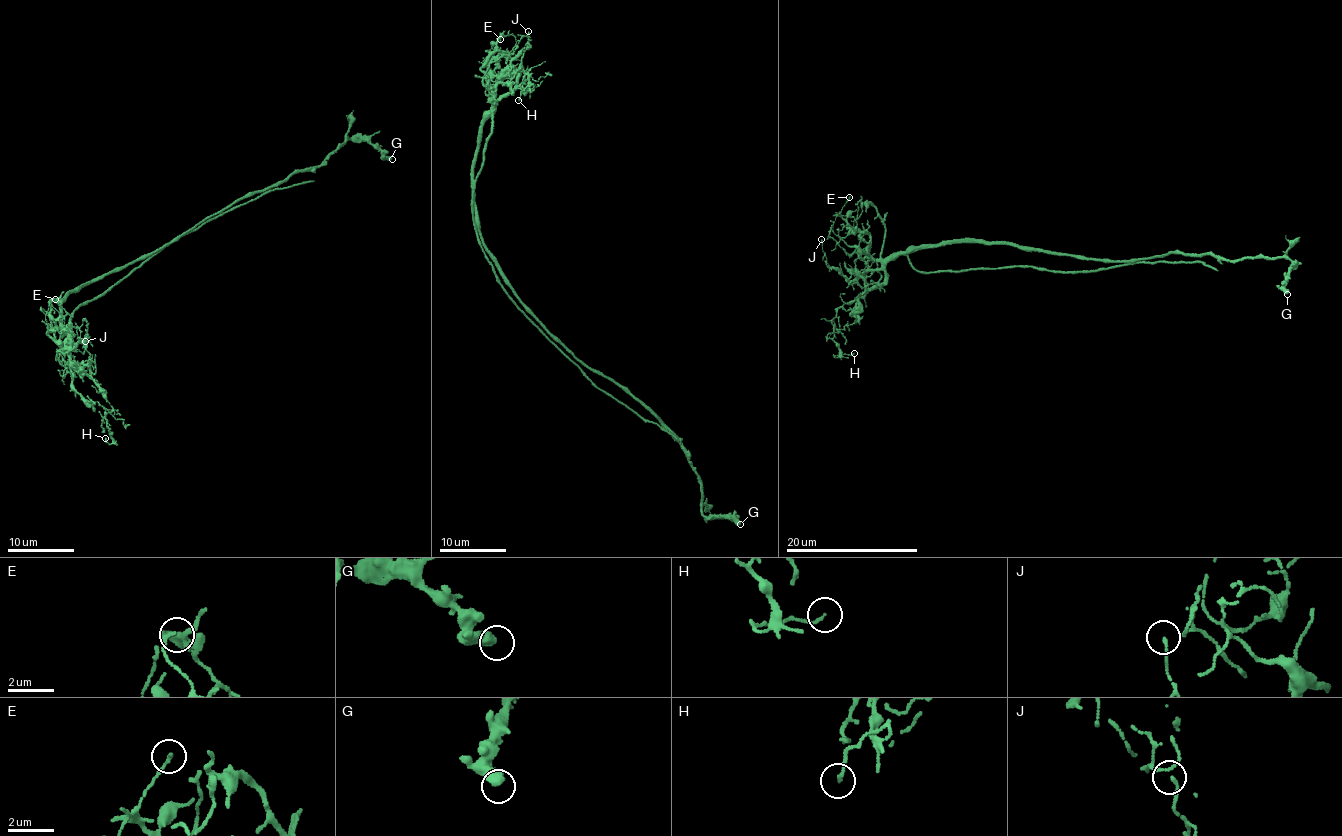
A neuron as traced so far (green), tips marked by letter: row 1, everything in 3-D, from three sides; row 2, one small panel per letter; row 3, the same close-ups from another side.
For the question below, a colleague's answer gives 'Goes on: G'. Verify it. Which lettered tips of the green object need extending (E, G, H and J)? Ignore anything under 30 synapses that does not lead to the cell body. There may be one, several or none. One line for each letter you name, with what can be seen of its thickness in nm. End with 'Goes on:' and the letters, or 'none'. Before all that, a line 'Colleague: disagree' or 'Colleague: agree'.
Colleague: disagree
Goes on: none

